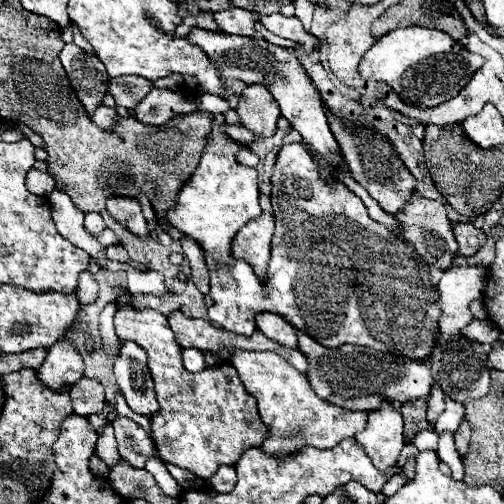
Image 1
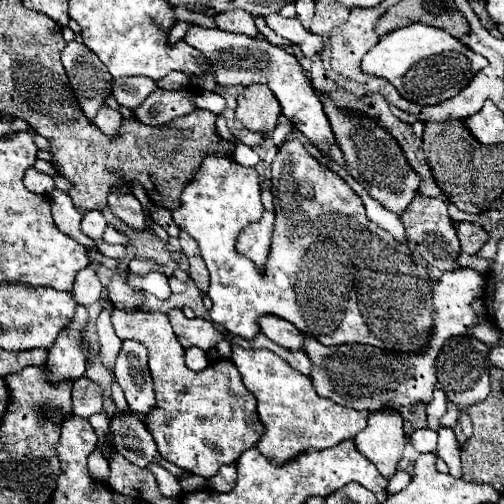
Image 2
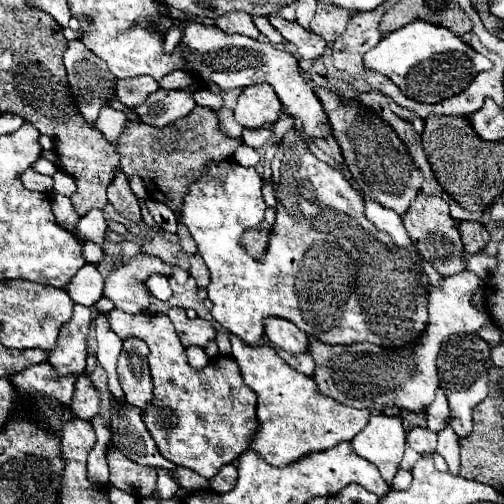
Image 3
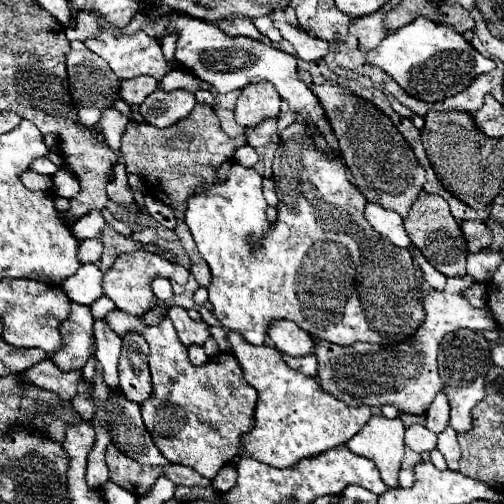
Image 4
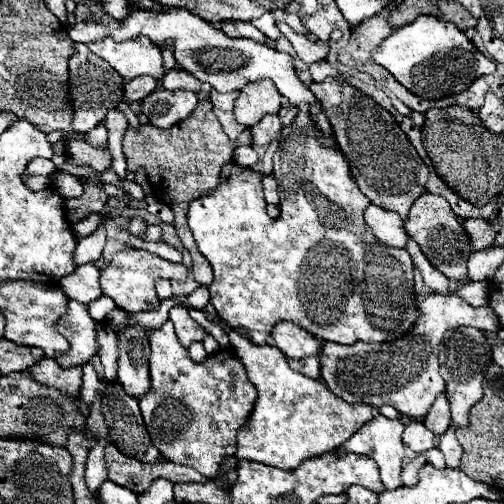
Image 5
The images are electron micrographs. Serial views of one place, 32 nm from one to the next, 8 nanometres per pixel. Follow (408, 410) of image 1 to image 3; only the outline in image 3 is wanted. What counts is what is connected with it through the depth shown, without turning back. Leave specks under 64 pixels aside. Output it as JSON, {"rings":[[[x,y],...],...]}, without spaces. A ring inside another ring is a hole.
{"rings":[[[400,412],[400,418],[404,422],[404,430],[410,430],[414,426],[426,426],[424,412]]]}

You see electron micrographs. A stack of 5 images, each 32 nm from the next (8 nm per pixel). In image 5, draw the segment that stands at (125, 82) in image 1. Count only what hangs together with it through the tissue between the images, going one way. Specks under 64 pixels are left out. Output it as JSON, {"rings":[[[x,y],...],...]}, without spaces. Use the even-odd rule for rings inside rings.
{"rings":[[[140,76],[140,78],[134,78],[130,82],[126,82],[124,86],[124,96],[130,100],[130,102],[140,102],[144,100],[150,92],[154,92],[156,88],[156,80],[152,76]]]}

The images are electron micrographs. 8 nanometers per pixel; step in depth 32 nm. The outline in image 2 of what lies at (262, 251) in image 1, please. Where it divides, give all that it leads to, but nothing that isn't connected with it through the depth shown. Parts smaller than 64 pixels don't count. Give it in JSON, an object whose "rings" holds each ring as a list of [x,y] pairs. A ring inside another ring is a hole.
{"rings":[[[266,210],[260,222],[256,222],[256,224],[244,228],[244,232],[240,232],[238,248],[240,248],[240,252],[244,252],[244,256],[254,260],[254,264],[258,268],[262,268],[266,262],[270,238],[272,238],[272,226],[274,226],[274,212]]]}

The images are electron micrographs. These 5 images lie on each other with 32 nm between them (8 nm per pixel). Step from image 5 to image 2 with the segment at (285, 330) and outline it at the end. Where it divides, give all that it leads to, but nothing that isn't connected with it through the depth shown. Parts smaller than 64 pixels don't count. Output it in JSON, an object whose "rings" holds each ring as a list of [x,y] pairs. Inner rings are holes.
{"rings":[[[262,316],[260,328],[272,342],[276,342],[282,348],[292,350],[292,352],[304,350],[304,334],[294,324],[278,316]]]}

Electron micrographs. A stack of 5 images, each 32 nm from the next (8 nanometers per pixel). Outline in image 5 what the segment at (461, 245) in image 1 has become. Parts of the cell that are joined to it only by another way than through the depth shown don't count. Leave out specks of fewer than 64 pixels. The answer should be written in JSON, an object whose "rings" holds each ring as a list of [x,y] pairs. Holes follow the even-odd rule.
{"rings":[[[470,218],[470,220],[464,222],[464,228],[470,234],[470,240],[472,240],[472,248],[474,250],[482,250],[482,248],[488,248],[488,246],[494,244],[496,232],[494,232],[494,228],[492,228],[492,224],[488,220]]]}

